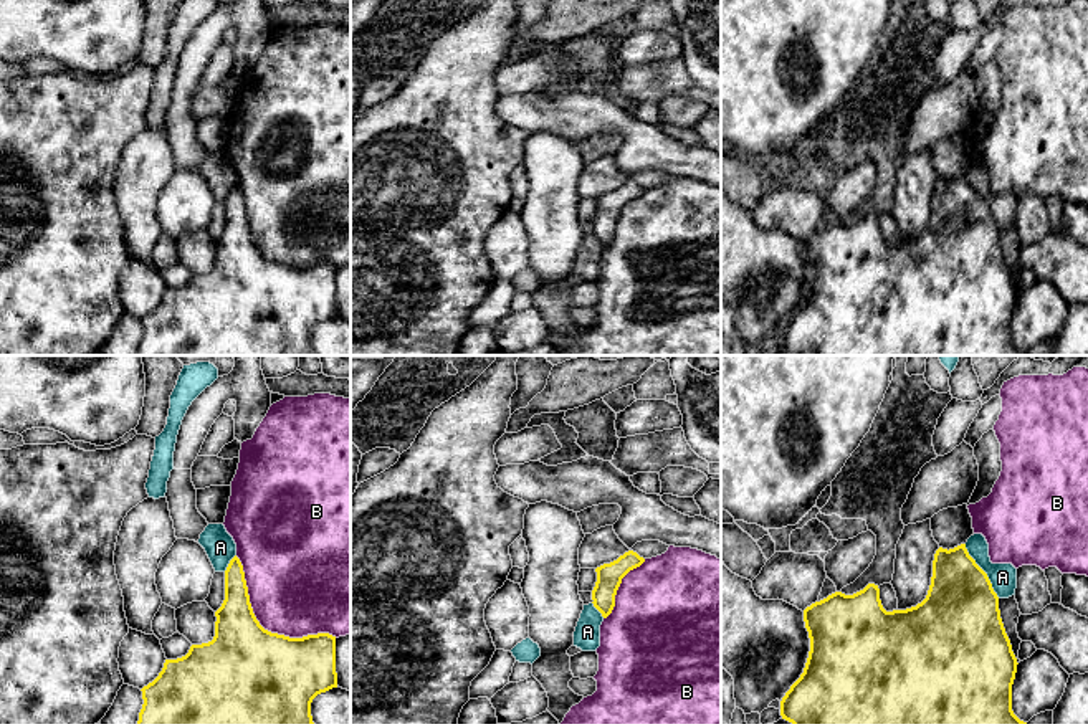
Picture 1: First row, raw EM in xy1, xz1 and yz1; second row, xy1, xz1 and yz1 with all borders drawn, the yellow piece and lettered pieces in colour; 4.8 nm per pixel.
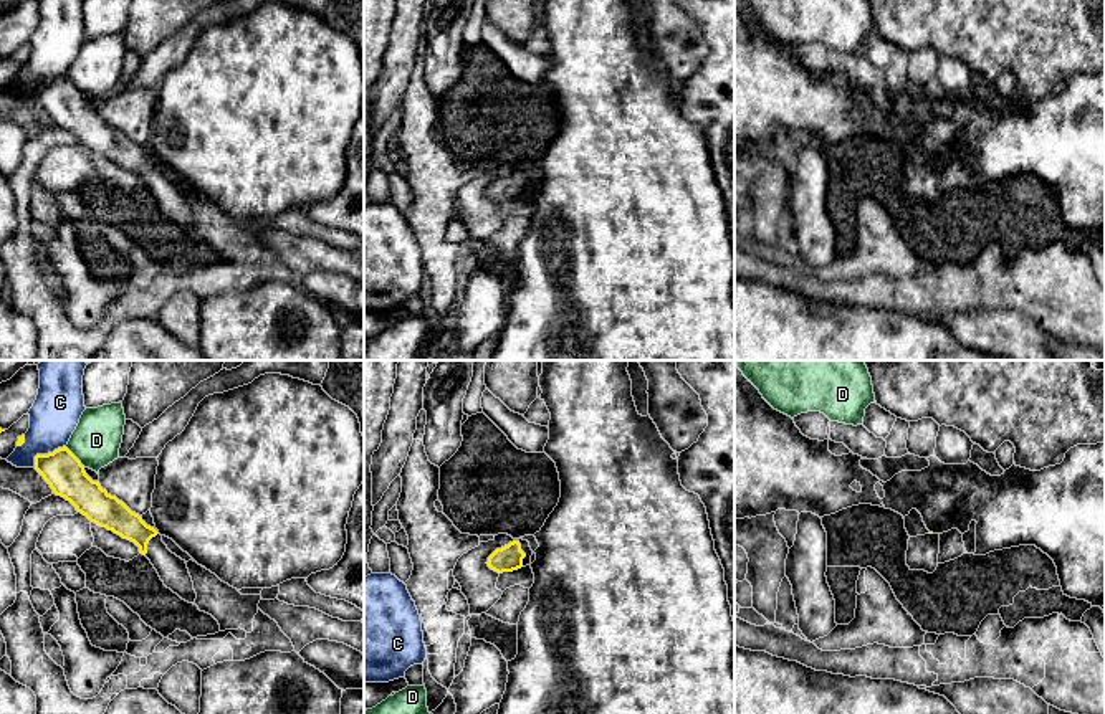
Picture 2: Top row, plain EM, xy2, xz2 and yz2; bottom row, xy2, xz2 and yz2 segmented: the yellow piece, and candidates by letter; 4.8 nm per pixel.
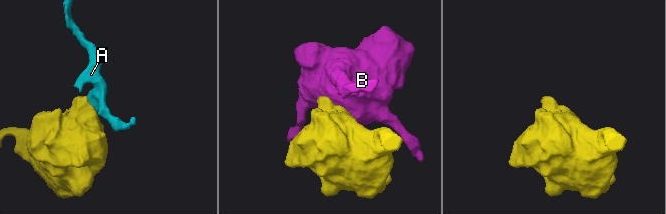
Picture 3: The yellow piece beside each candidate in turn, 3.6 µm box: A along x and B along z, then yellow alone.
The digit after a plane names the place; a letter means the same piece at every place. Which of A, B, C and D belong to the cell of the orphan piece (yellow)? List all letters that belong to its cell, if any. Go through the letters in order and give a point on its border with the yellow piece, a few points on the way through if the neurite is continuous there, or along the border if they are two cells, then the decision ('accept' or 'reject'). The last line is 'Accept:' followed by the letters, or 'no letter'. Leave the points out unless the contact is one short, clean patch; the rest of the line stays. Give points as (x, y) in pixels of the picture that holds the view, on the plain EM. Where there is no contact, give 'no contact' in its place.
A: yz1 (983, 200) | along yz1 (964, 174), (999, 227) | reject
B: xy1 (263, 258) | reject
C: xy2 (45, 85) | along xy2 (65, 75), (38, 83), (33, 96) | reject
D: xy2 (75, 86) | along xy2 (65, 76), (85, 96) | reject
Accept: no letter

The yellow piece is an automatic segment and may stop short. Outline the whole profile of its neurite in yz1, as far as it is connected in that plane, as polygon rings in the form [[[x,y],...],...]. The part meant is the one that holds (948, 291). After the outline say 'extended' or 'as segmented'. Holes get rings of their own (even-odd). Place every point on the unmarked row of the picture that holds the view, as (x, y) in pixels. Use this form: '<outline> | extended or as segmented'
[[[966,174],[949,180],[942,177],[936,180],[928,225],[916,236],[886,241],[880,230],[878,215],[868,213],[853,225],[835,221],[812,233],[804,240],[804,251],[810,268],[809,288],[804,302],[780,331],[782,349],[794,355],[1027,355],[1012,341],[1012,314],[1019,293],[1000,248],[999,226],[987,203],[969,185]]] | as segmented

